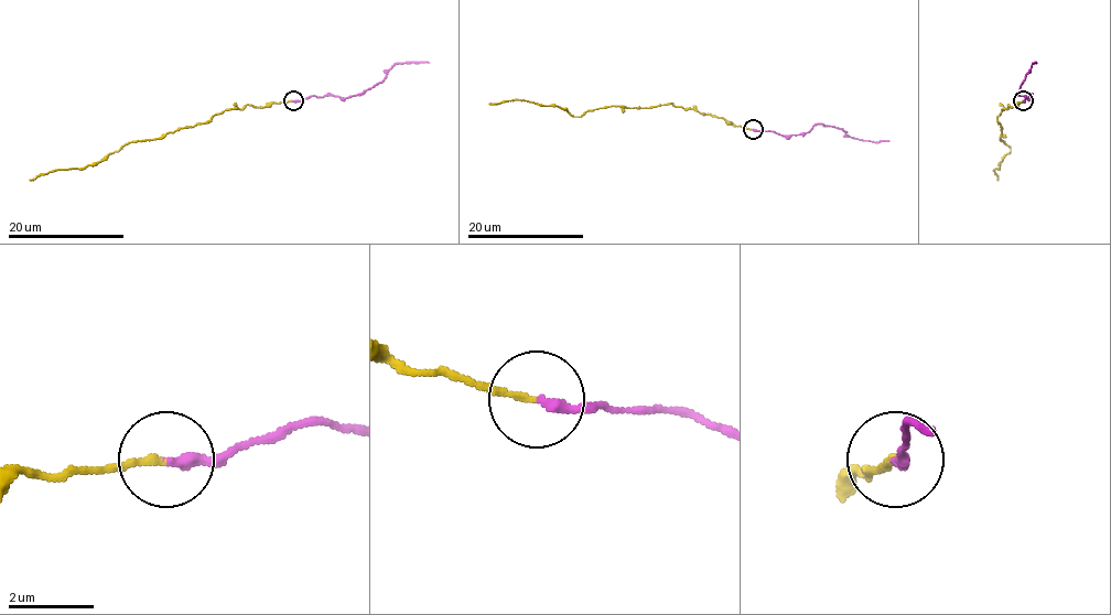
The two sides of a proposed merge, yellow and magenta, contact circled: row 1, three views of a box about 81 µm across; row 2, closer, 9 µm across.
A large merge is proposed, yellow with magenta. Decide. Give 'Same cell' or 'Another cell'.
Same cell

